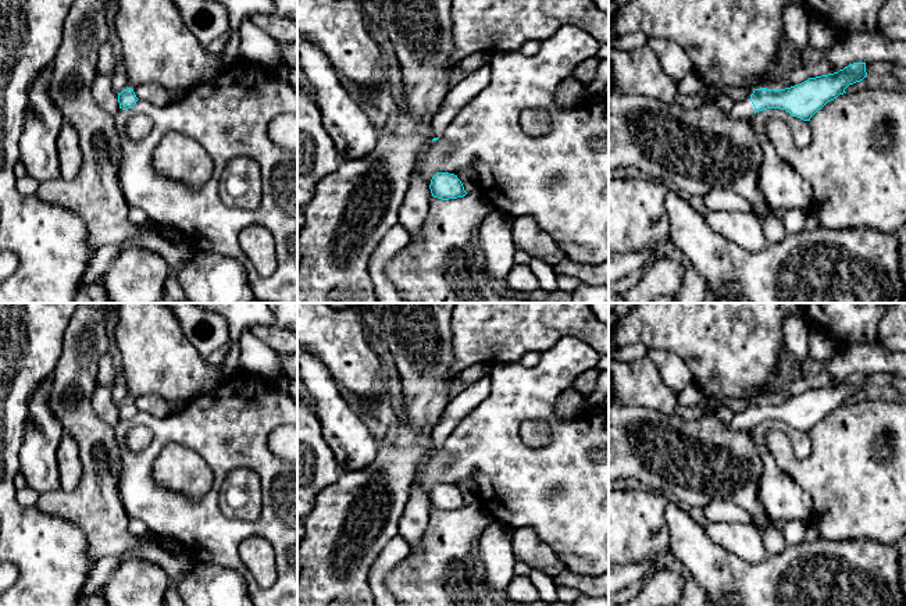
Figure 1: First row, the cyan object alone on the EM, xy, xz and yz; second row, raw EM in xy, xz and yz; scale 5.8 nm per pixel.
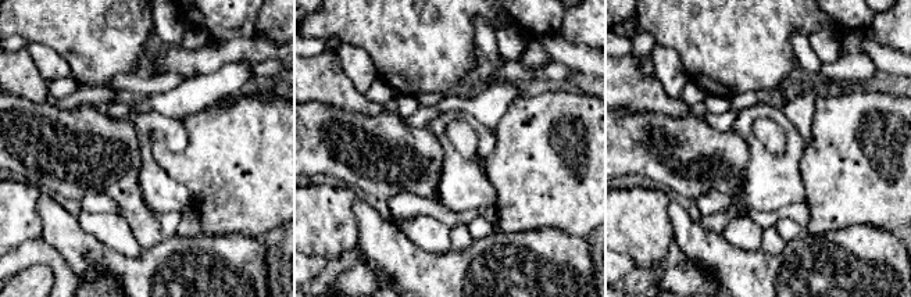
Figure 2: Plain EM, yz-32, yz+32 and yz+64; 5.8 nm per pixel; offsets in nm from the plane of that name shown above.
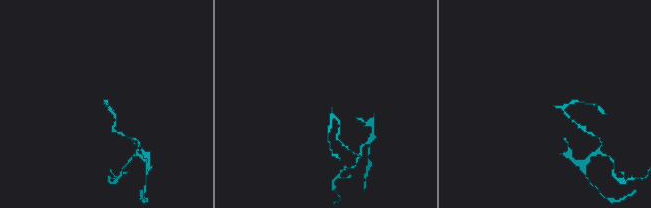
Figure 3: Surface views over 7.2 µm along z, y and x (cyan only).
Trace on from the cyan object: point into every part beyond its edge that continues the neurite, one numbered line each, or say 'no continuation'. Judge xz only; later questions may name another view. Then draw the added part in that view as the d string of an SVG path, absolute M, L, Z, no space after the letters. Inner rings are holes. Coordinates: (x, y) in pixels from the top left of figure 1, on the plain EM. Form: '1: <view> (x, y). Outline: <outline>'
1: xz (475, 394). Outline: M485 374L479 381L467 388L446 406L443 416L432 429L432 449L440 449L454 427L478 404L481 404L492 391L492 381Z

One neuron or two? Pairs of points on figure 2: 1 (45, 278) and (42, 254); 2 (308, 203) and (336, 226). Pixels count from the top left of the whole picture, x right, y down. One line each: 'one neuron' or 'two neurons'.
1: two neurons
2: one neuron

